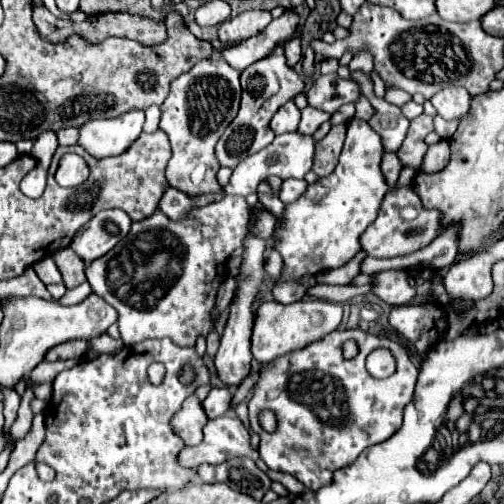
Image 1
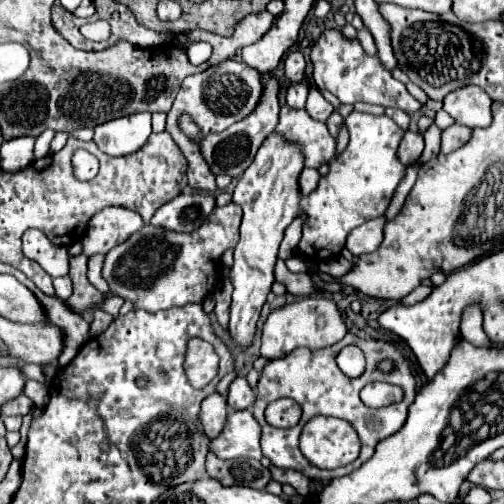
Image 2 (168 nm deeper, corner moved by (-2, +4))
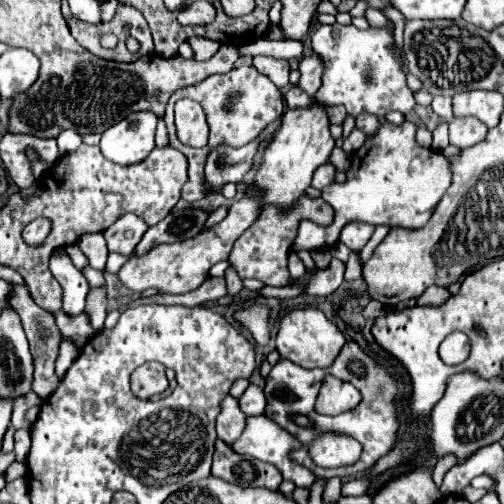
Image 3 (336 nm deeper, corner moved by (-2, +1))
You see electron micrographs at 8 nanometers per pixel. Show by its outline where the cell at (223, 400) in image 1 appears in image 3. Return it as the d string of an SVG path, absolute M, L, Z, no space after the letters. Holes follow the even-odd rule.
M249 385L249 389L239 399L239 407L245 415L263 415L265 405L267 405L267 401L265 401L263 389L257 385Z

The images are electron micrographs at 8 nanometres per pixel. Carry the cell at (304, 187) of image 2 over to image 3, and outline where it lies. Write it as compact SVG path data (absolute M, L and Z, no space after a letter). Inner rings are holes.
M331 163L321 165L313 175L313 187L317 187L317 189L329 187L335 181L335 173L337 173L337 169Z

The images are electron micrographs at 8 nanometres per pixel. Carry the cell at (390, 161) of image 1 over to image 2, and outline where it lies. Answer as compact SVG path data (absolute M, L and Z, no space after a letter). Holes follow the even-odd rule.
M407 130L401 144L399 144L399 150L397 150L397 156L399 156L399 162L409 166L413 162L419 160L423 152L423 136L419 132L411 132Z

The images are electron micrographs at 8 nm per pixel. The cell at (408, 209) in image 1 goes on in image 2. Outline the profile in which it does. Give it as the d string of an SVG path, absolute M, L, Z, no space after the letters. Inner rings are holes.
M385 216L369 220L367 224L355 228L347 236L347 250L353 256L375 252L379 248L379 244L383 242L383 226L385 226Z

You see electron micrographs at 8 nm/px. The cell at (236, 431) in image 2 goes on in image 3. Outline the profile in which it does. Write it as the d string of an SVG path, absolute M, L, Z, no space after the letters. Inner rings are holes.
M267 415L249 417L243 435L241 435L231 447L235 447L235 451L239 451L241 455L249 455L249 457L255 457L255 459L259 459L259 461L265 461L265 463L275 465L275 467L283 473L283 479L293 481L297 487L311 487L313 481L315 481L315 479L313 479L313 473L311 473L307 467L295 463L295 461L291 459L291 455L289 455L293 449L299 449L299 441L297 441L289 431L285 431L283 427L279 427L279 425L277 425L271 417L267 417Z

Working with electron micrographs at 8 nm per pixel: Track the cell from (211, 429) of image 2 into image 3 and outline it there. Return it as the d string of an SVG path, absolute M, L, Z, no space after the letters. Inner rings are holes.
M231 395L223 399L223 413L219 413L217 417L219 439L223 439L225 443L233 443L235 439L239 439L239 435L245 429L245 421L247 421L247 415L239 409L237 399Z

